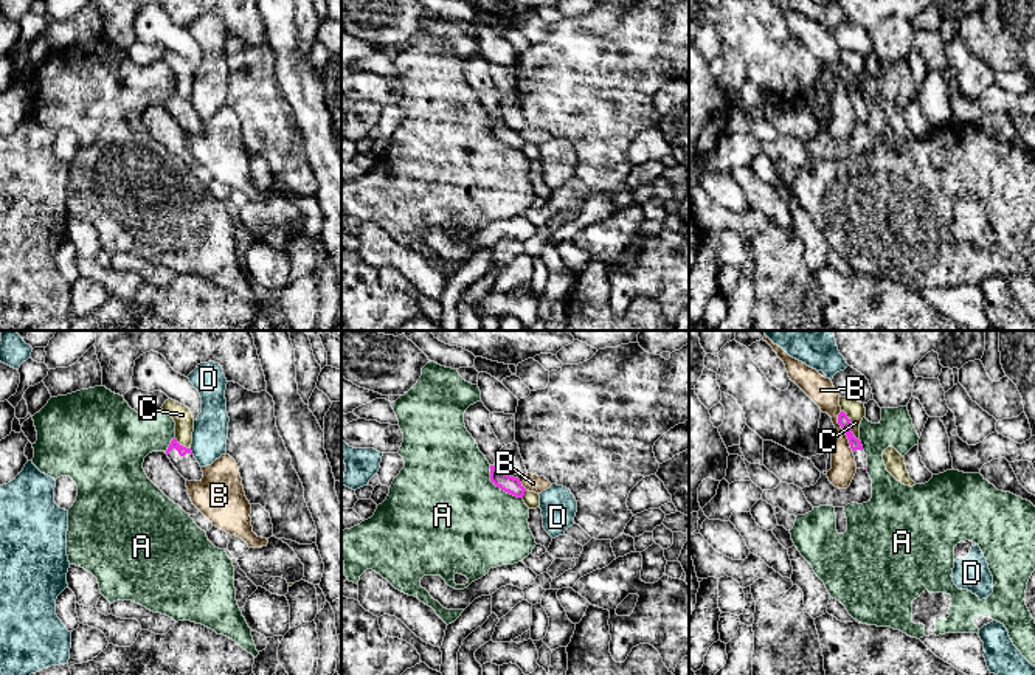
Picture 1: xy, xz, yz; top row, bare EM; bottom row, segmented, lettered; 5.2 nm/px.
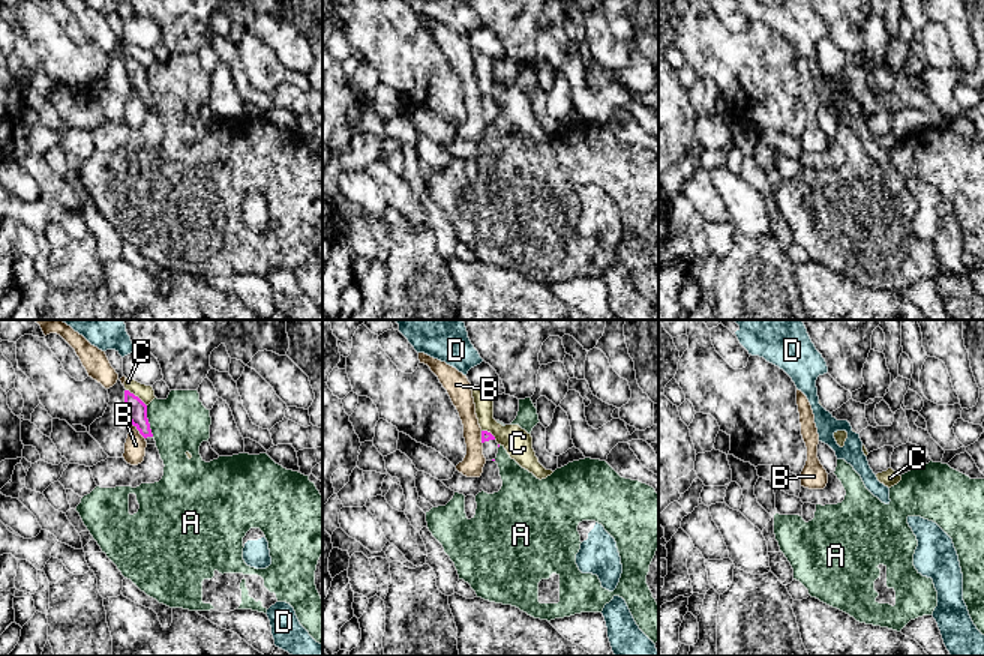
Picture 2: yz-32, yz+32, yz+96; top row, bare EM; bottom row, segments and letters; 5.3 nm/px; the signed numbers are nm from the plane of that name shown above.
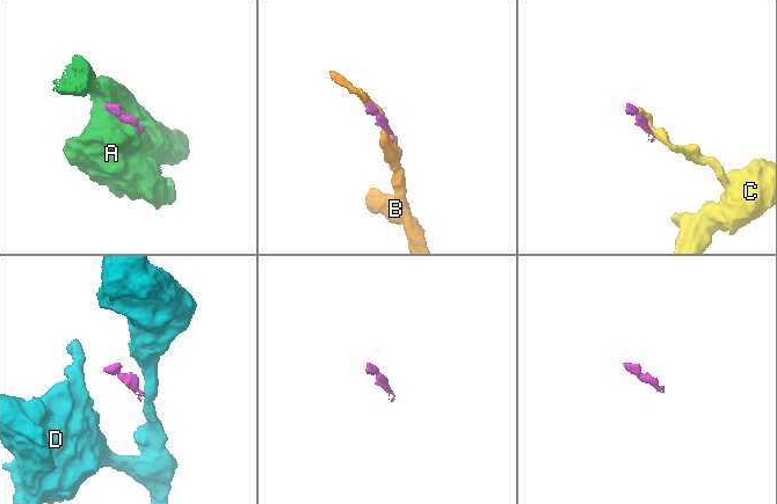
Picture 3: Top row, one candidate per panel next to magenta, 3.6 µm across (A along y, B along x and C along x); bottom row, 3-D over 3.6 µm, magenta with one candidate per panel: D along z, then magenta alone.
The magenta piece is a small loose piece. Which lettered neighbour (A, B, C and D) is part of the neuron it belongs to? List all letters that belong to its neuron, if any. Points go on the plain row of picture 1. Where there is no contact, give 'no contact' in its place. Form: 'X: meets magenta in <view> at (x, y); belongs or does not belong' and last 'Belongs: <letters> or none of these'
A: meets magenta in xz at (500, 140); does not belong
B: meets magenta in yz at (844, 84); does not belong
C: meets magenta in yz at (851, 78); belongs
D: meets magenta in xy at (191, 104); does not belong
Belongs: C

